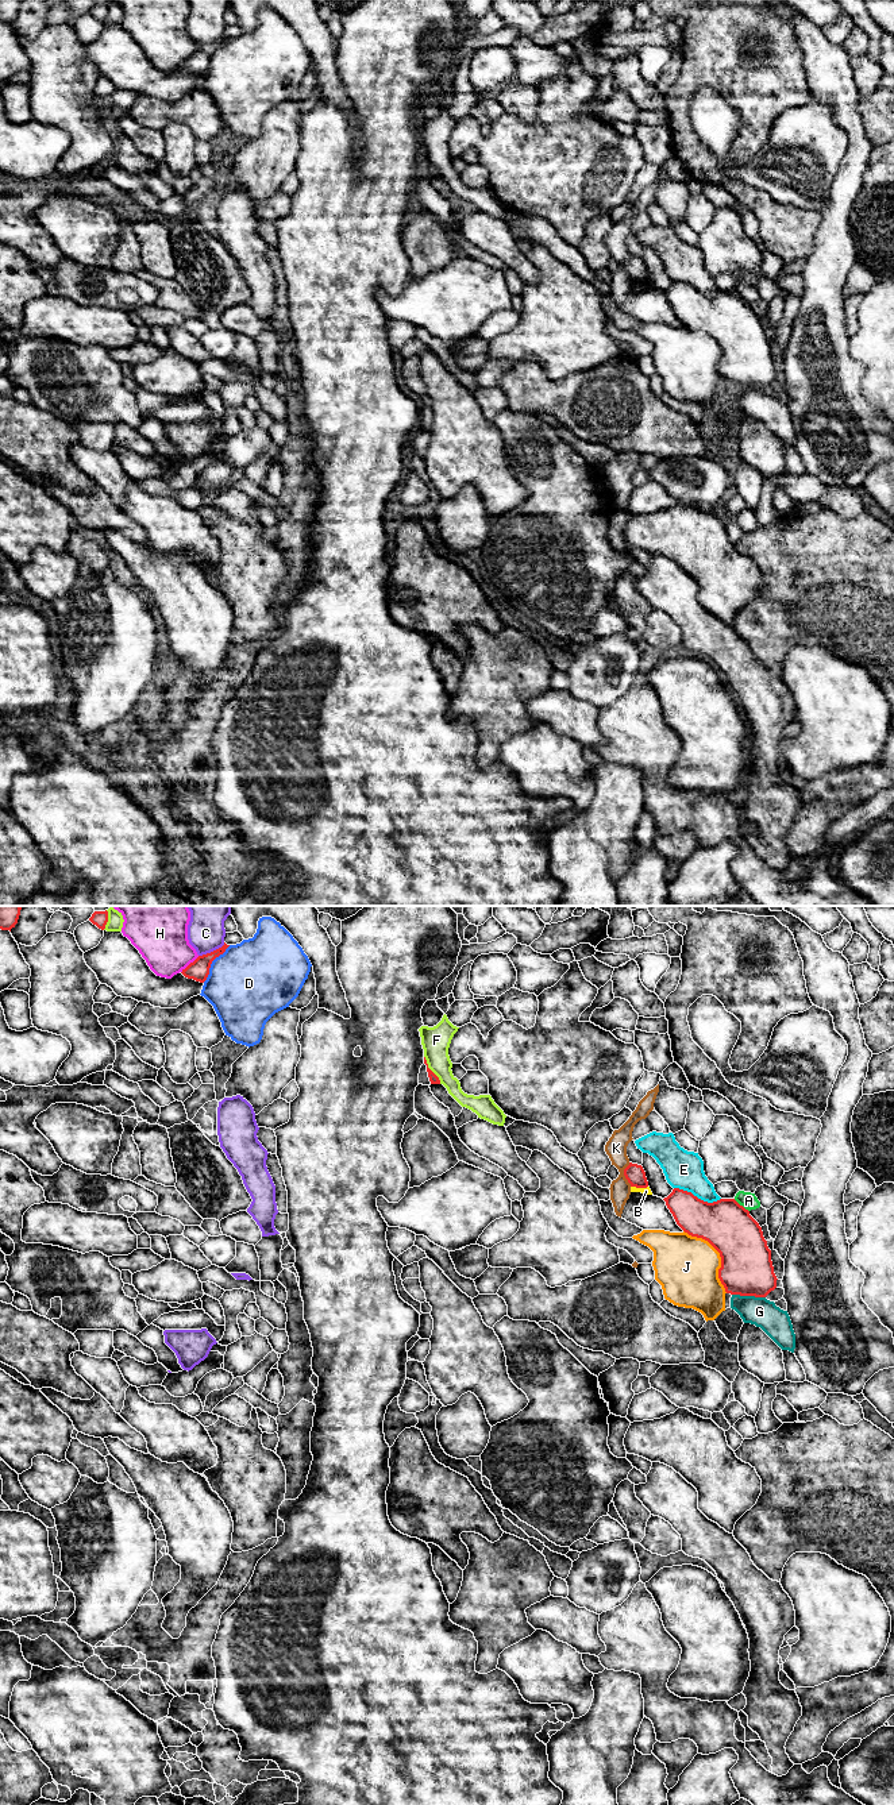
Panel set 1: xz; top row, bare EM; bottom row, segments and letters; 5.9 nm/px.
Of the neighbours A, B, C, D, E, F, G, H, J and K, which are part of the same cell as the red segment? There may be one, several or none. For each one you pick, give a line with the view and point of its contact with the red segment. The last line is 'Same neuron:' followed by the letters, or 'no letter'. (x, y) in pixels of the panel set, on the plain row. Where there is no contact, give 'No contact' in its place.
Same neuron: no letter

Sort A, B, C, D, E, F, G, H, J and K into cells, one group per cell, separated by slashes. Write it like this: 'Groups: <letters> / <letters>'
Groups: A / B / C / D / E / F / G / H / J / K

